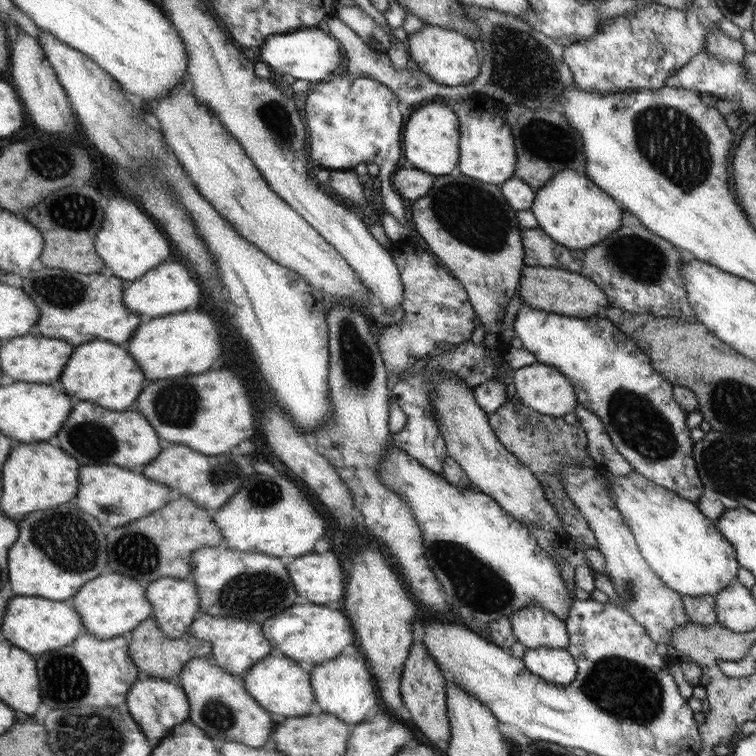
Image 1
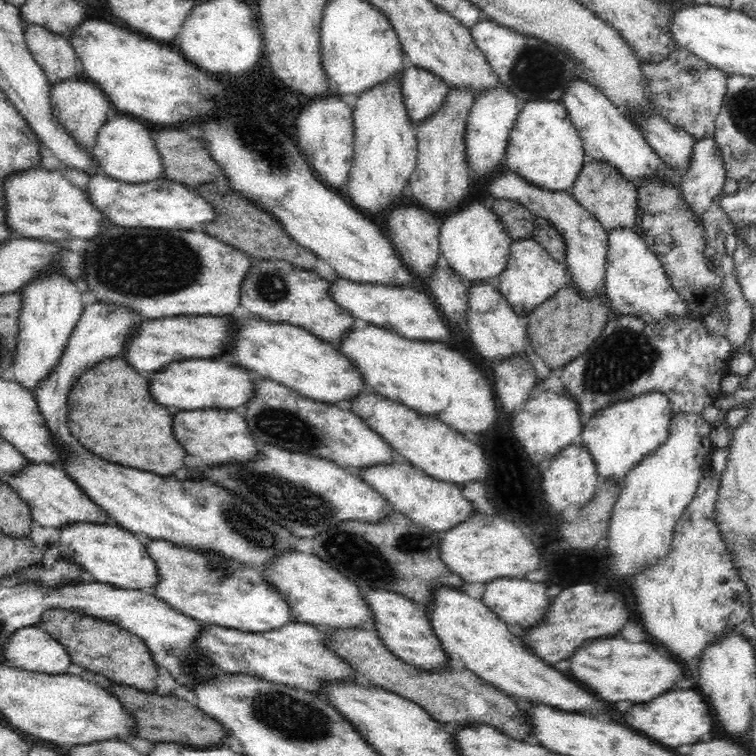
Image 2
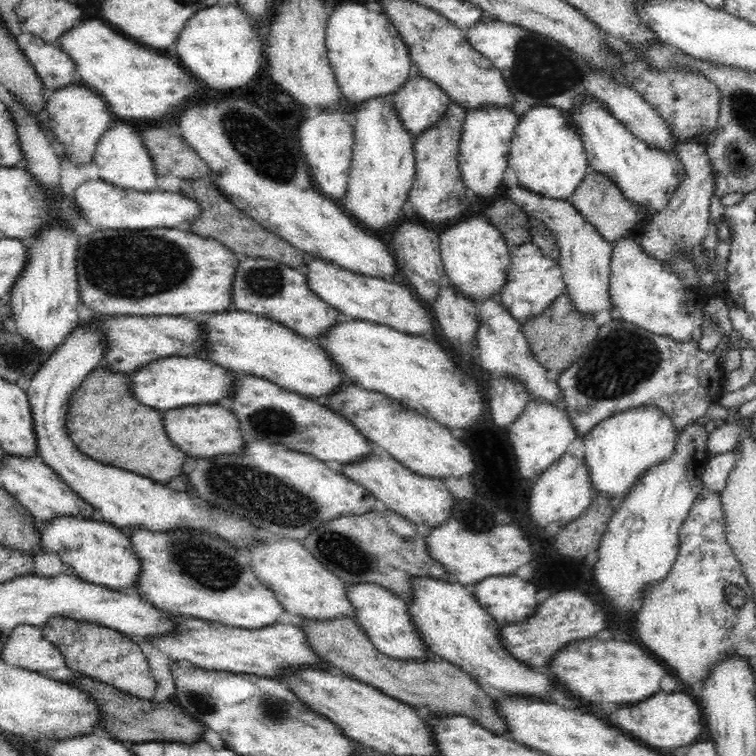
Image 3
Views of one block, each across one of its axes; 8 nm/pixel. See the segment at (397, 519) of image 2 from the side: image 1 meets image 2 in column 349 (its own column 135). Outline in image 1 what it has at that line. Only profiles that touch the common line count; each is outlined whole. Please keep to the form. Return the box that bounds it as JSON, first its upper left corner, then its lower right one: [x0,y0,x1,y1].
[110,495,225,587]

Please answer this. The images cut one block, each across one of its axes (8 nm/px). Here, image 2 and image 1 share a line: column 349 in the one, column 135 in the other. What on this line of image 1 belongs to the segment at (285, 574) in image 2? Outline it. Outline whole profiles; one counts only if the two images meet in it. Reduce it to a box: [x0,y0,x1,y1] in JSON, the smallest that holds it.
[70,572,153,640]

